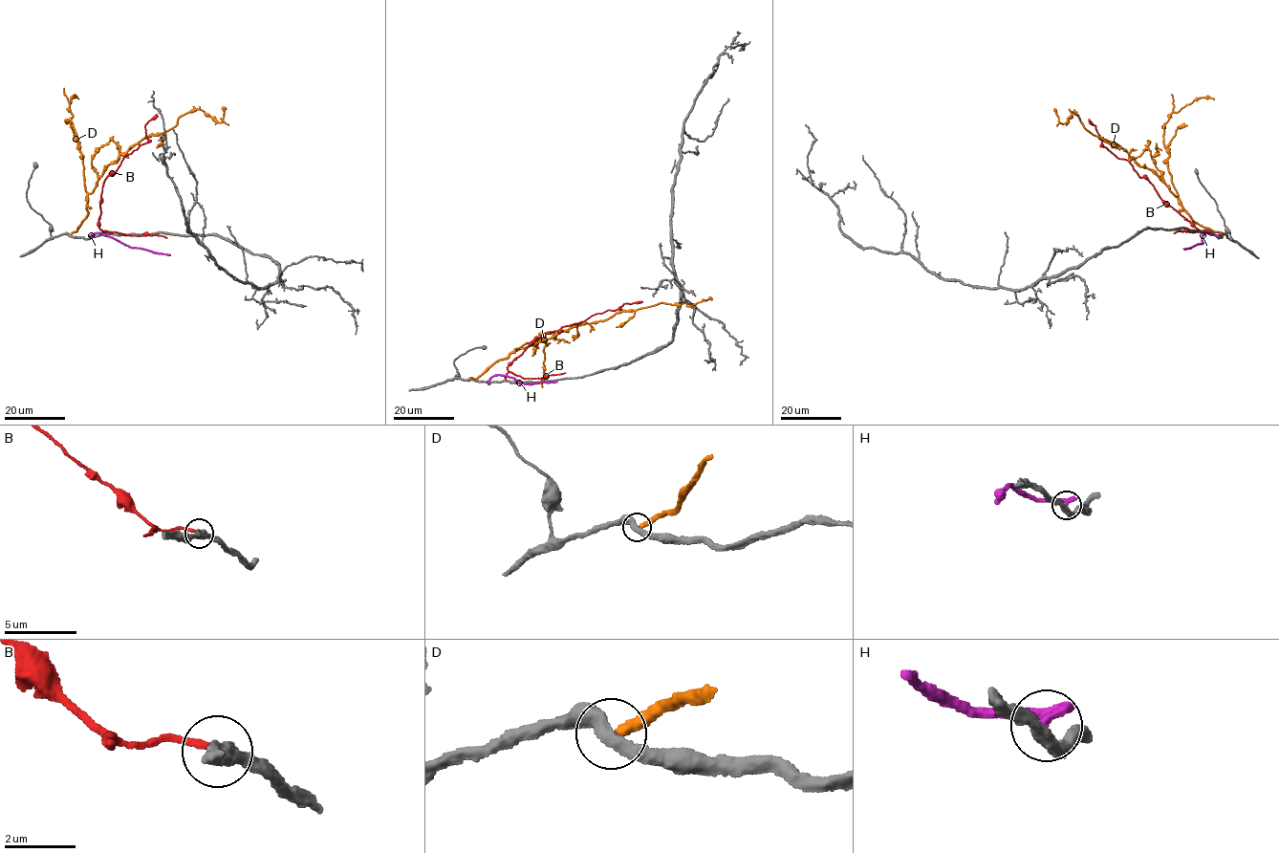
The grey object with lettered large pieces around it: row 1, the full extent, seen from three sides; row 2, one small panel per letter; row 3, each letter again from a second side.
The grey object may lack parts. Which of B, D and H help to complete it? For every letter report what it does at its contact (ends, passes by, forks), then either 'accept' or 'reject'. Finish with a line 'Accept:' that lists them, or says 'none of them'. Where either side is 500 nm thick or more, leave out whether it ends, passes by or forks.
B: it ends there; accept
D: it ends there; reject
H: it ends there; reject
Accept: B

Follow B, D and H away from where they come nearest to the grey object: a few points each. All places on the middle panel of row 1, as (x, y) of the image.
B: (506, 380), (509, 365), (536, 339), (625, 303), (642, 301)
D: (470, 379), (480, 376), (520, 348), (577, 325), (603, 320), (617, 313), (662, 303), (696, 305), (710, 297)
H: (488, 382), (495, 376), (503, 375), (522, 383), (556, 382)

